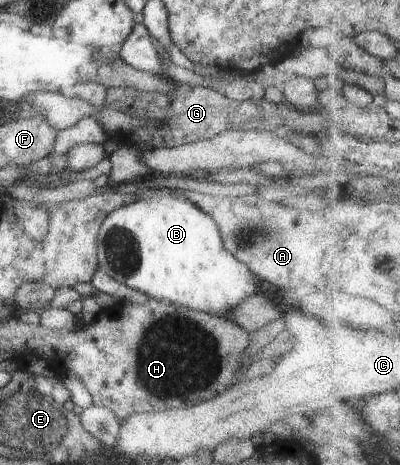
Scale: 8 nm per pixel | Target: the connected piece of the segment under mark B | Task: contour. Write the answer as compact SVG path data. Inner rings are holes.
M148 188L132 195L136 198L129 204L112 210L102 220L95 237L97 266L114 281L156 301L182 304L191 310L225 318L225 312L246 296L262 291L261 283L223 248L215 221L181 194L182 191L176 189Z

